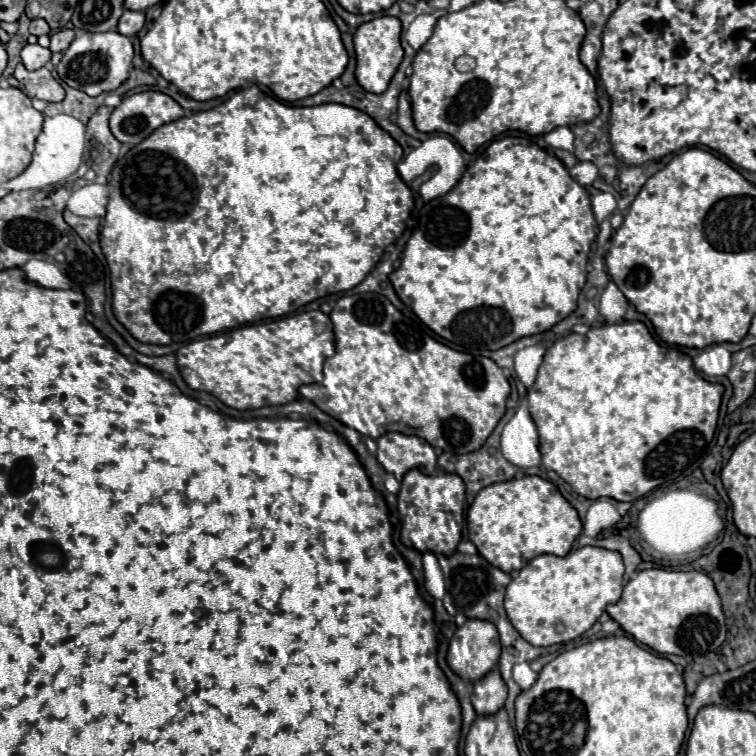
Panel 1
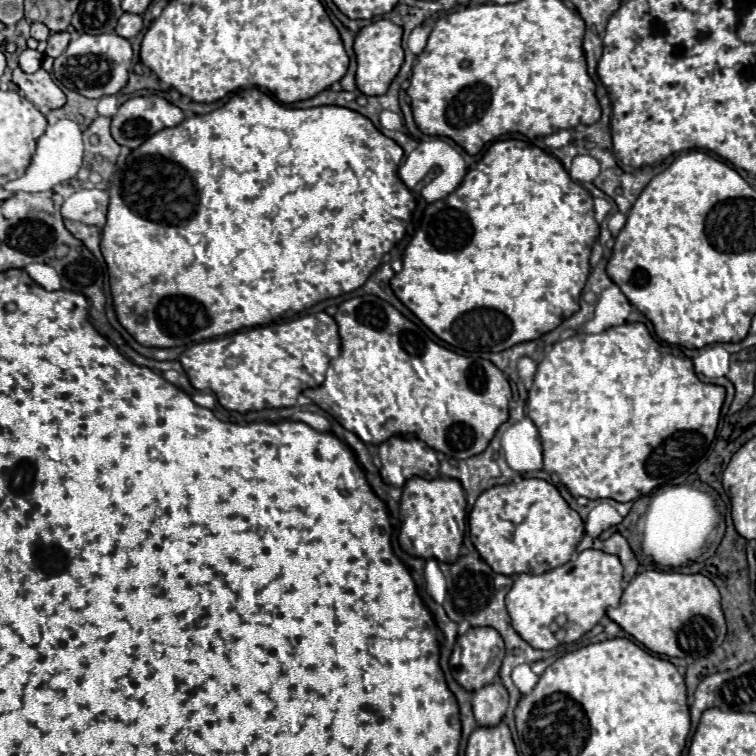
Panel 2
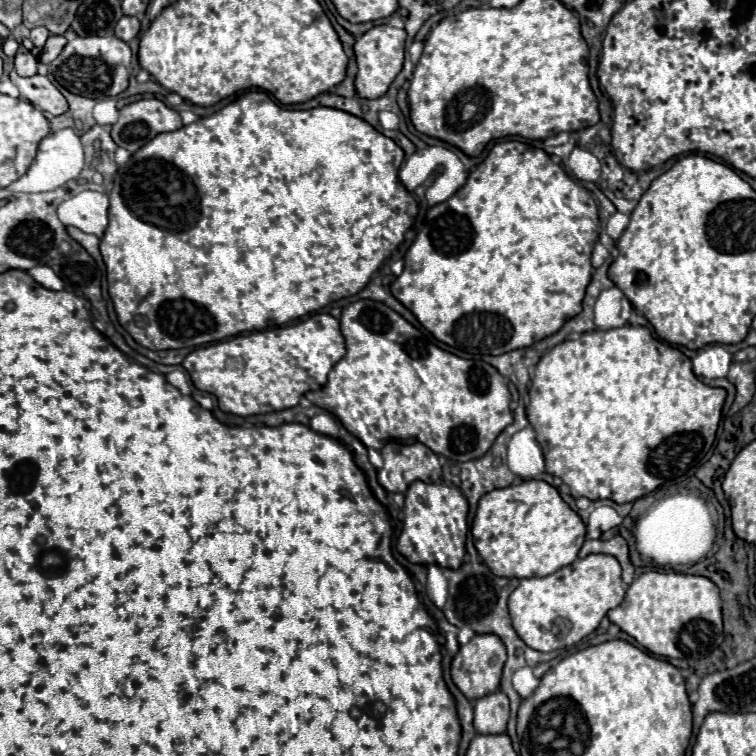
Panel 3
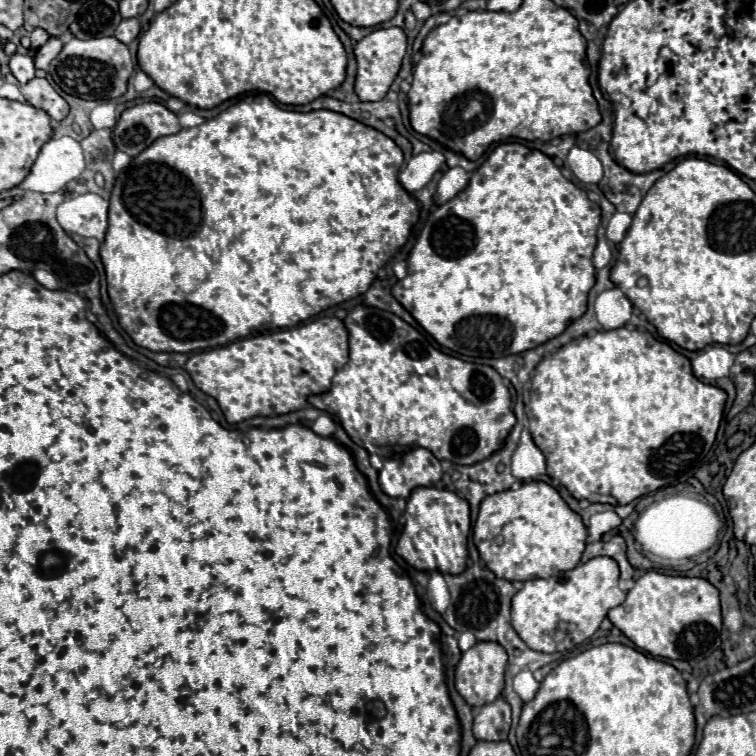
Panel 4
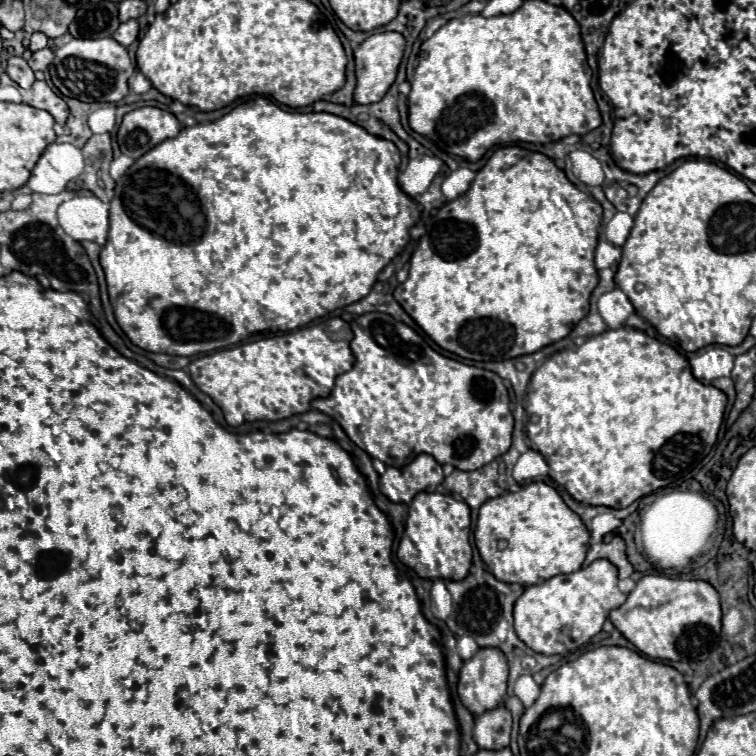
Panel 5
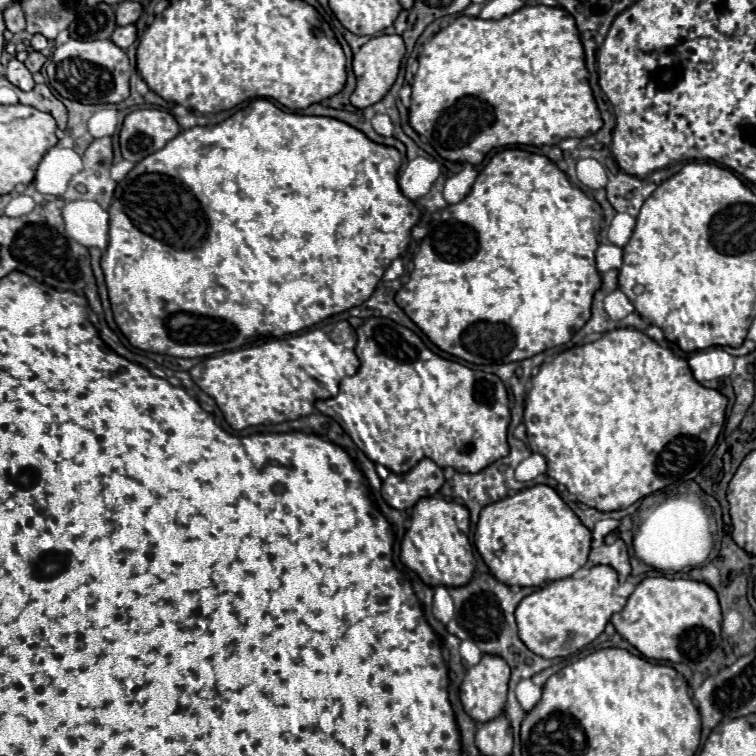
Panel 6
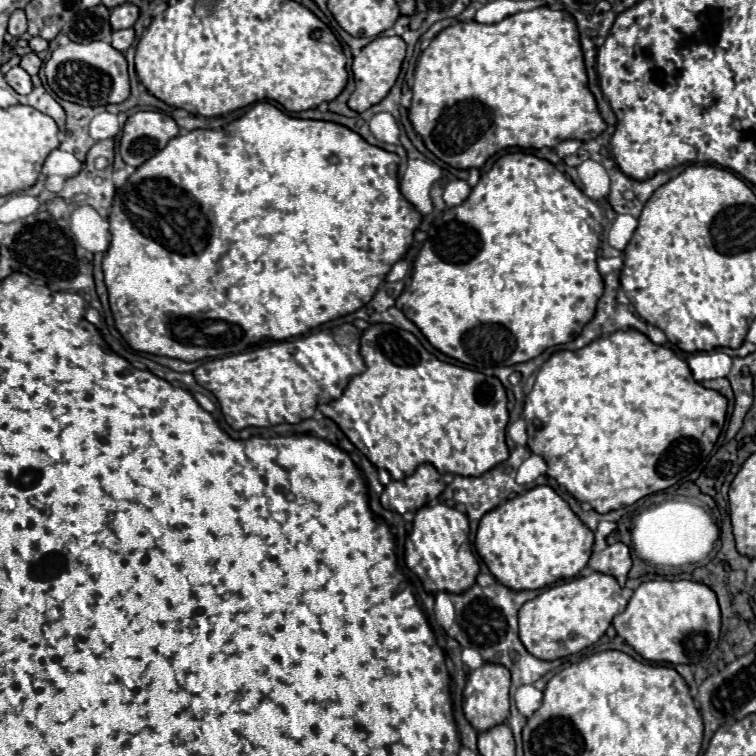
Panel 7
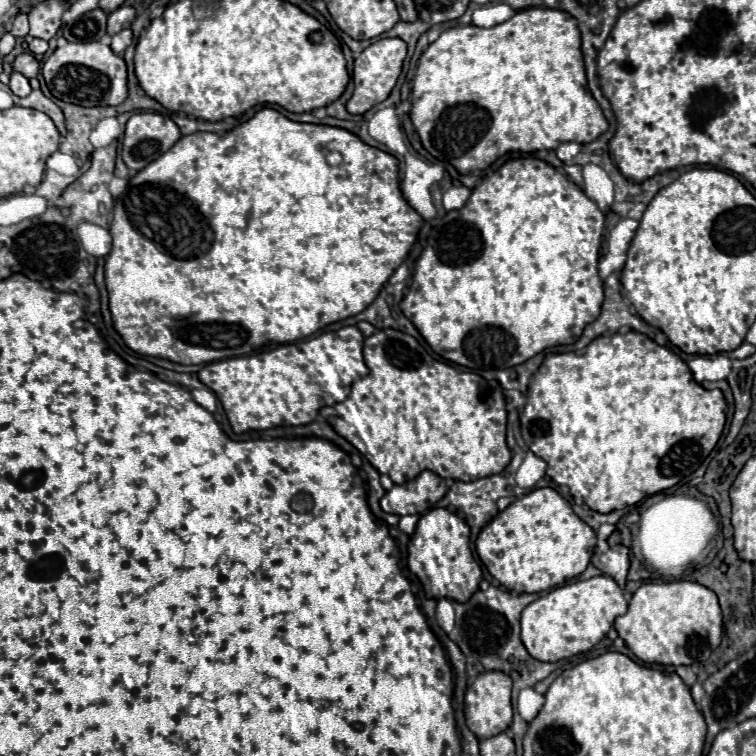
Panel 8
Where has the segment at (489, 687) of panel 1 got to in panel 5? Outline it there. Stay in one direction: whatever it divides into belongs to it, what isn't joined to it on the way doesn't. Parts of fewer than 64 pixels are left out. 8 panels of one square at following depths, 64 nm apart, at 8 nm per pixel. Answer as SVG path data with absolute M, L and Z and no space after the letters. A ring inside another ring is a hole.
M504 704L474 718L474 740L480 748L504 748L510 744L512 716Z

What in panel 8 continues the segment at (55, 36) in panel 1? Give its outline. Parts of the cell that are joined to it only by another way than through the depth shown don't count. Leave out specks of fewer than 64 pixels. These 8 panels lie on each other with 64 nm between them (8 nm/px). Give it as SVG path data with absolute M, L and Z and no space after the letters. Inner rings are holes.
M20 54L14 60L14 70L24 74L26 78L34 78L38 74L38 68L40 68L40 62L32 54Z

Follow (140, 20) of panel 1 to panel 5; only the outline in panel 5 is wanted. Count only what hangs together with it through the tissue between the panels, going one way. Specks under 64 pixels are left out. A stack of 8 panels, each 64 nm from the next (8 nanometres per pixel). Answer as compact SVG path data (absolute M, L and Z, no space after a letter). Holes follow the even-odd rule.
M136 20L122 22L120 28L114 32L112 38L114 38L116 42L120 42L122 46L130 46L130 44L138 38L138 22L136 22Z

